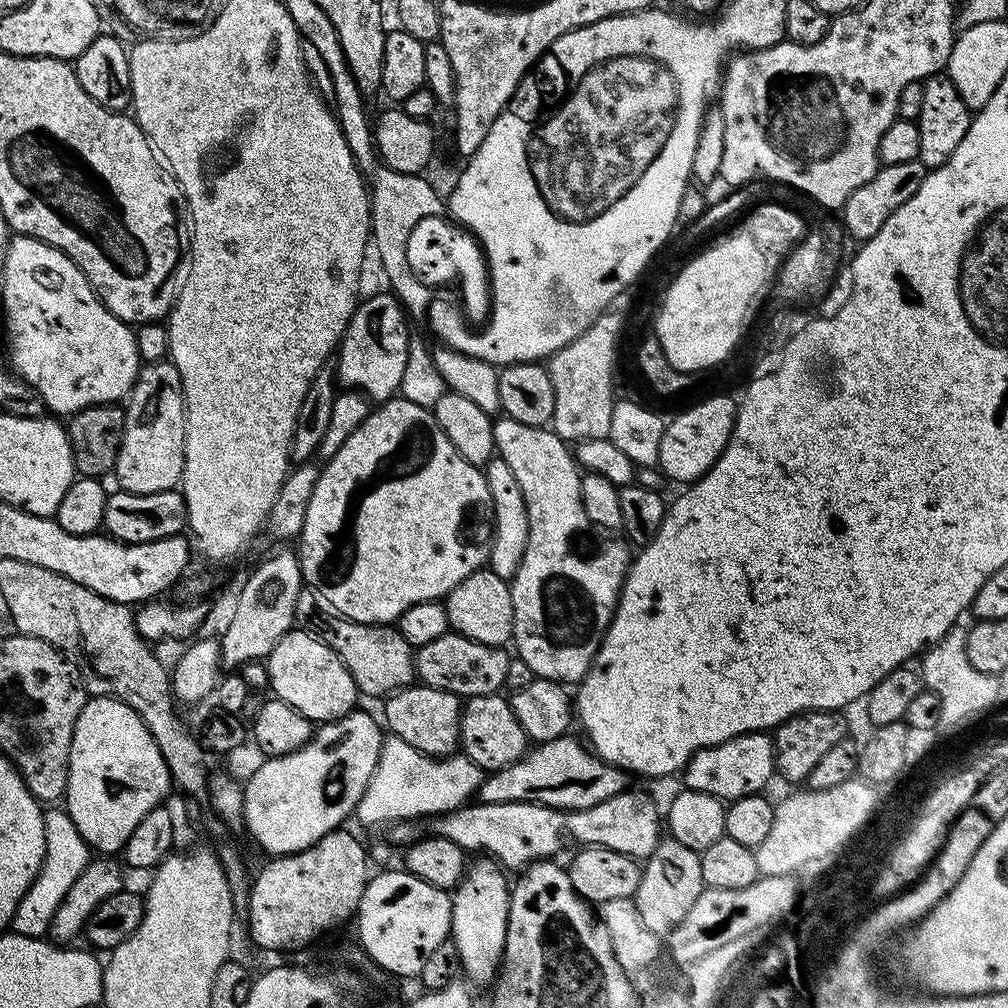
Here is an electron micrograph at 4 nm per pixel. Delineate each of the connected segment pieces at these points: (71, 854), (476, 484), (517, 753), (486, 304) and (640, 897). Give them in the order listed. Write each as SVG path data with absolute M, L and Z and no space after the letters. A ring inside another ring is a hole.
M52 806L44 812L44 833L46 834L46 854L40 873L36 875L36 881L23 896L18 904L18 910L12 915L11 929L24 937L41 939L51 929L54 910L59 902L66 896L70 886L74 886L74 878L82 874L82 870L90 859L88 843L81 838L74 822L68 816L63 807Z
M393 398L383 401L379 406L373 407L368 413L366 422L362 422L362 426L358 426L358 430L354 430L354 434L350 434L350 438L346 438L346 446L342 446L342 450L338 450L338 454L334 454L331 460L323 465L320 477L318 478L318 486L314 486L314 498L310 498L310 510L306 510L306 522L298 537L298 555L300 557L300 573L304 576L304 584L309 589L318 591L322 594L322 598L326 598L329 609L333 613L339 614L346 620L353 620L359 624L387 624L399 621L400 615L406 610L410 610L410 606L414 606L418 602L426 602L427 600L440 600L447 597L450 590L454 590L454 586L458 586L458 582L462 582L462 578L466 578L471 572L481 571L488 562L488 550L492 538L492 514L491 511L484 512L468 512L471 508L476 508L479 504L484 506L491 505L492 495L490 494L490 486L486 482L483 471L477 465L466 462L466 458L462 458L462 454L458 454L458 450L454 450L454 446L450 442L450 438L446 438L446 434L442 430L442 426L438 426L435 415L429 409L418 406L414 402L403 398Z
M500 694L469 696L462 704L459 751L485 773L497 772L518 762L530 748L528 735L518 726L511 703L502 697Z
M428 216L413 228L408 239L406 248L406 258L409 259L410 270L417 275L420 282L425 282L428 287L438 288L454 278L460 278L460 288L464 296L465 317L473 324L472 336L484 336L484 331L492 328L492 323L488 320L492 311L491 291L484 288L478 290L477 284L487 287L490 282L487 263L481 263L481 255L477 252L470 253L468 250L467 231L452 223L444 216ZM480 260L480 266L478 262Z
M664 838L656 845L652 855L643 861L634 899L638 914L642 914L642 922L646 922L649 930L657 934L668 934L676 924L682 922L704 889L700 853L682 846L682 842Z

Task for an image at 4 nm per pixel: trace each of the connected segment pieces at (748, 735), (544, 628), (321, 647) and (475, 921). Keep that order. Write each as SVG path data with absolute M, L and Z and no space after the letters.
M745 732L713 748L698 750L682 770L683 787L689 792L701 792L731 802L743 796L755 796L765 791L776 772L776 751L772 736L764 732Z
M504 416L493 423L492 433L498 458L510 466L514 478L518 478L518 486L522 486L522 498L526 498L528 515L526 554L522 558L522 566L518 566L510 581L515 655L526 662L526 666L530 666L533 677L559 680L565 686L572 686L583 680L592 668L600 641L608 633L612 615L616 612L616 603L620 600L620 591L628 577L629 545L623 539L604 540L601 544L592 541L588 533L590 525L586 518L586 506L582 506L581 469L576 463L573 449L551 427L526 426L522 422L514 422L514 418Z
M293 630L280 639L278 646L266 658L268 665L268 682L275 699L294 706L294 710L302 713L307 720L327 722L341 720L351 712L357 711L358 693L354 678L350 678L350 670L311 632Z
M491 858L473 860L476 861L473 864L471 861L467 865L464 876L451 893L452 930L450 938L458 946L458 958L463 975L473 985L491 985L500 971L500 962L504 958L510 880L504 877L505 869L497 861Z

